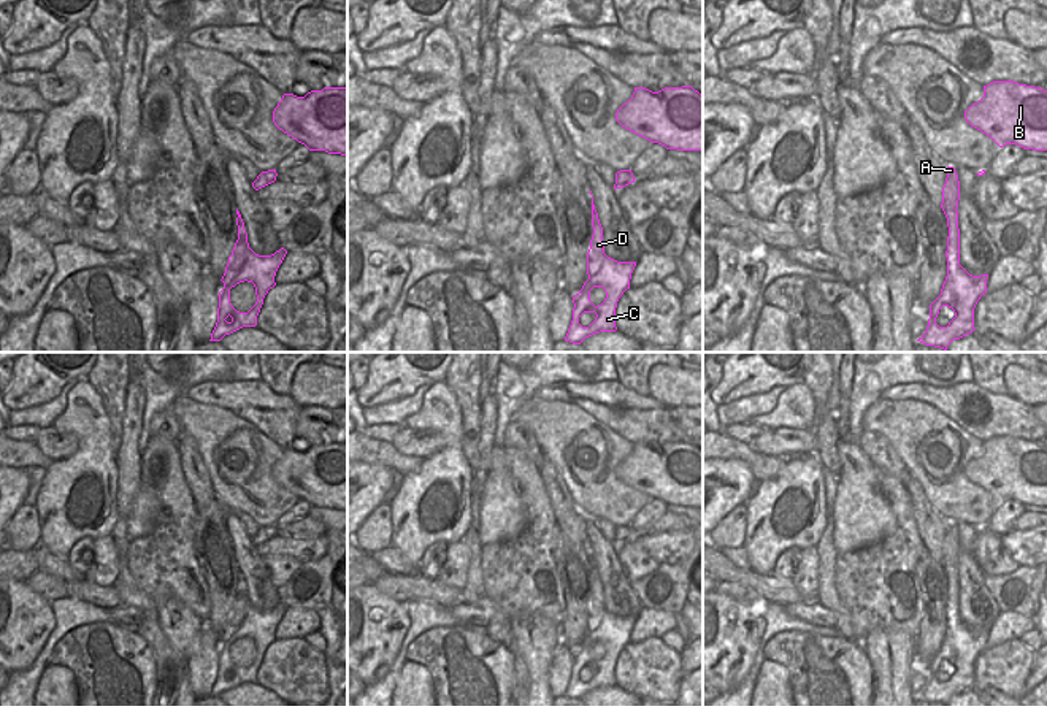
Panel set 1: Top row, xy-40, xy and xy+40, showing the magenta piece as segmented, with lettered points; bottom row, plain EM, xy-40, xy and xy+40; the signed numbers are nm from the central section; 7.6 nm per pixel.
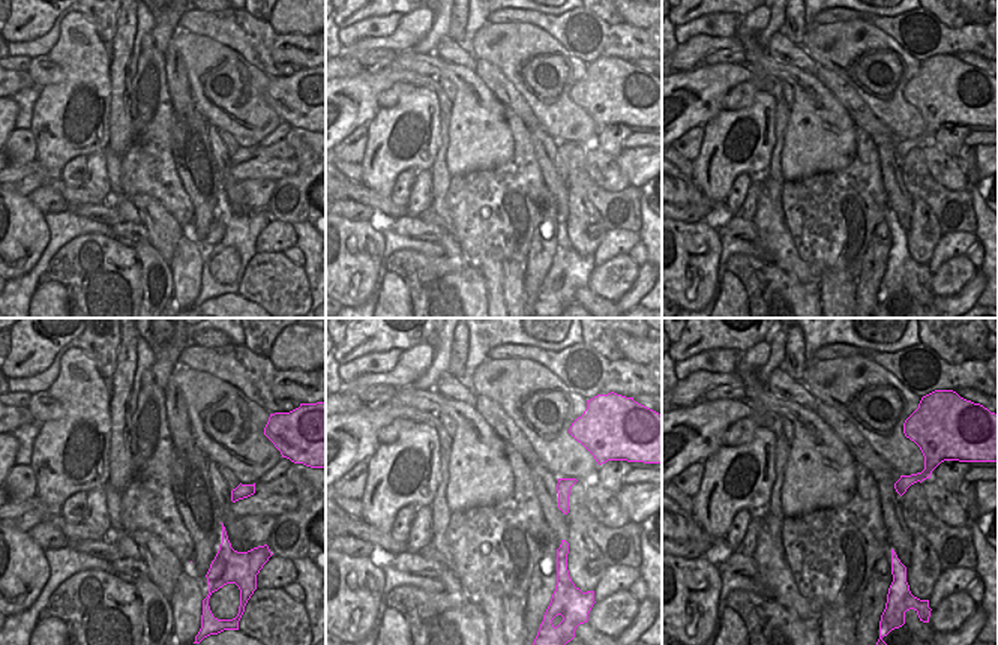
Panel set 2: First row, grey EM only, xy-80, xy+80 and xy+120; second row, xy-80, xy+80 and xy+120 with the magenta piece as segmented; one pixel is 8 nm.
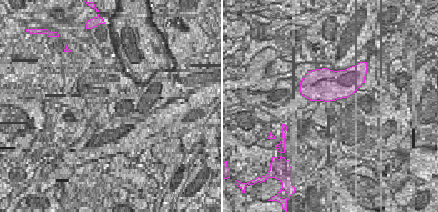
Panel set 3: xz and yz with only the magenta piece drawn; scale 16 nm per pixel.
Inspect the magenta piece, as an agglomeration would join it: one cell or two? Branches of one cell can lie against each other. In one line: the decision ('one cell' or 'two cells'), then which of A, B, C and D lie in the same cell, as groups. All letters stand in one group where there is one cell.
two cells; A B / C D

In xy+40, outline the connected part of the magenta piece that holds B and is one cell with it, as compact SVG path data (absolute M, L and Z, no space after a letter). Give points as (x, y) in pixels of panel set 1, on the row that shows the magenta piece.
M993 81L984 86L984 97L965 111L966 122L990 136L999 148L1017 144L1023 149L1047 151L1047 90L1015 81Z

